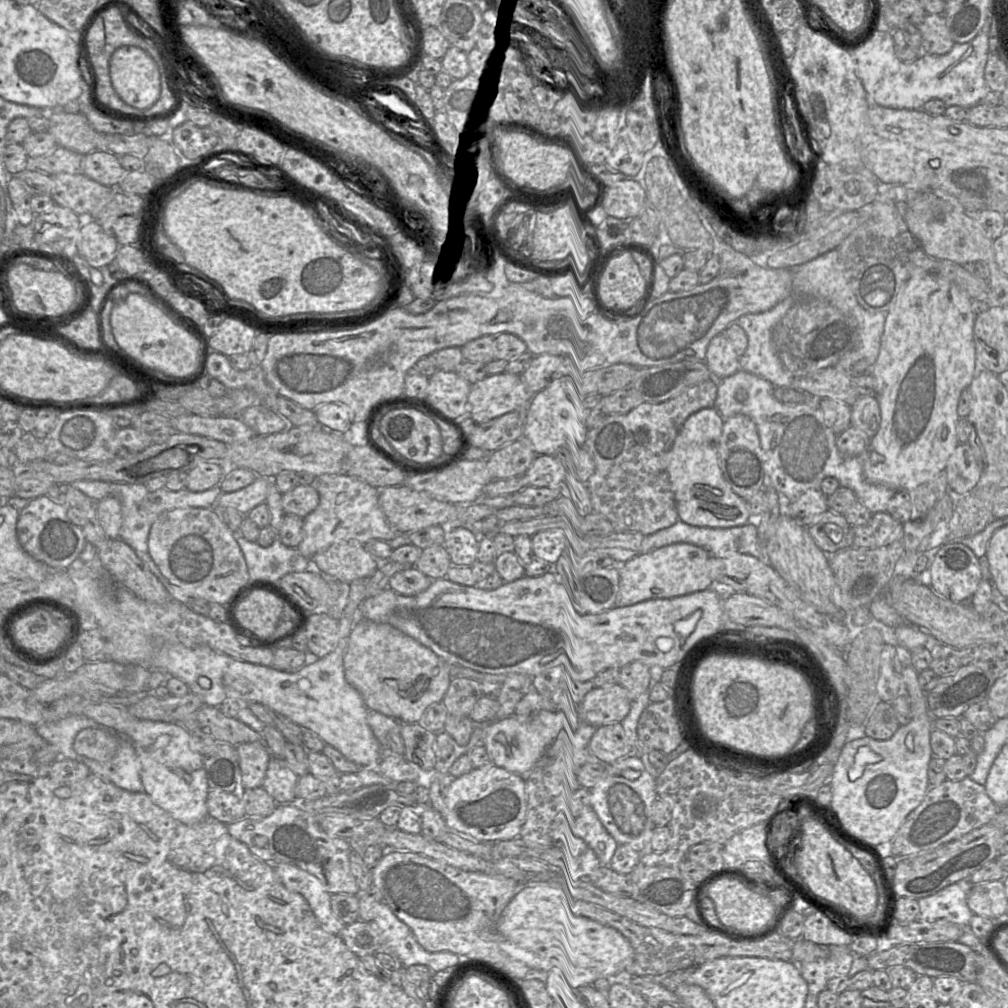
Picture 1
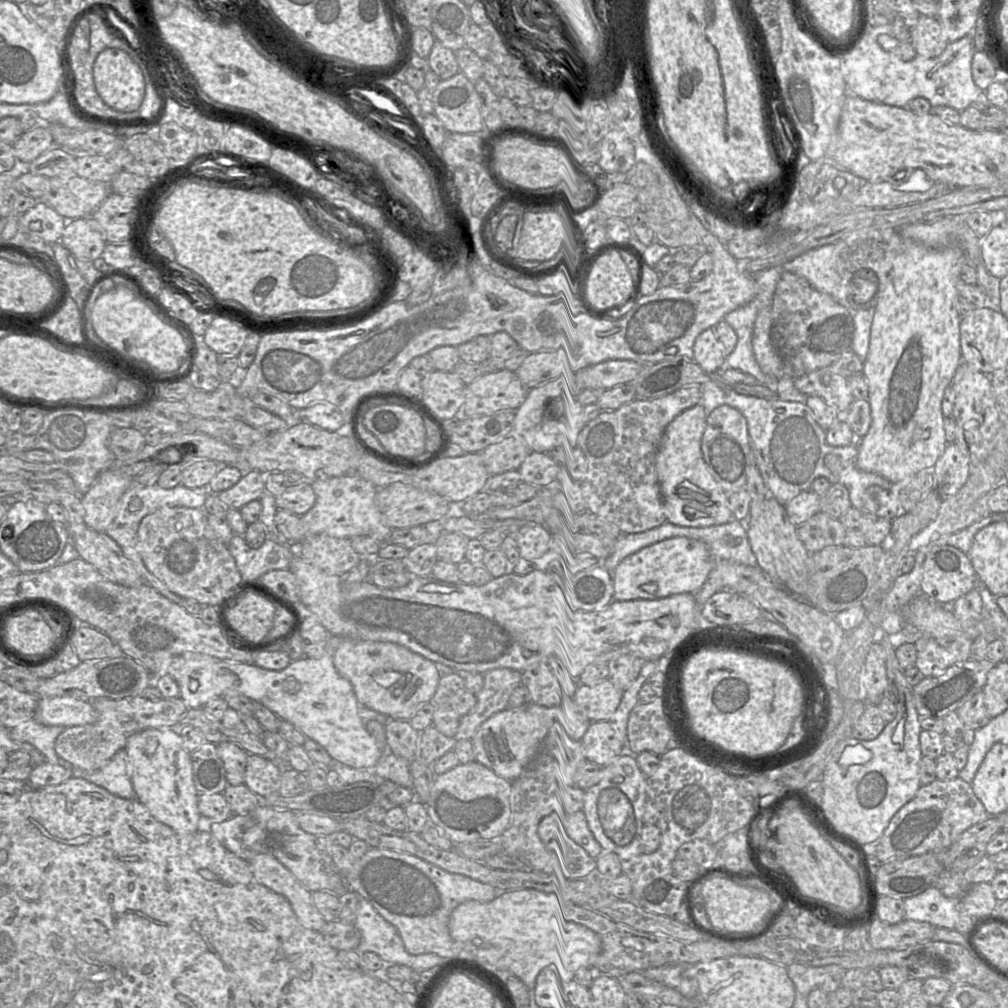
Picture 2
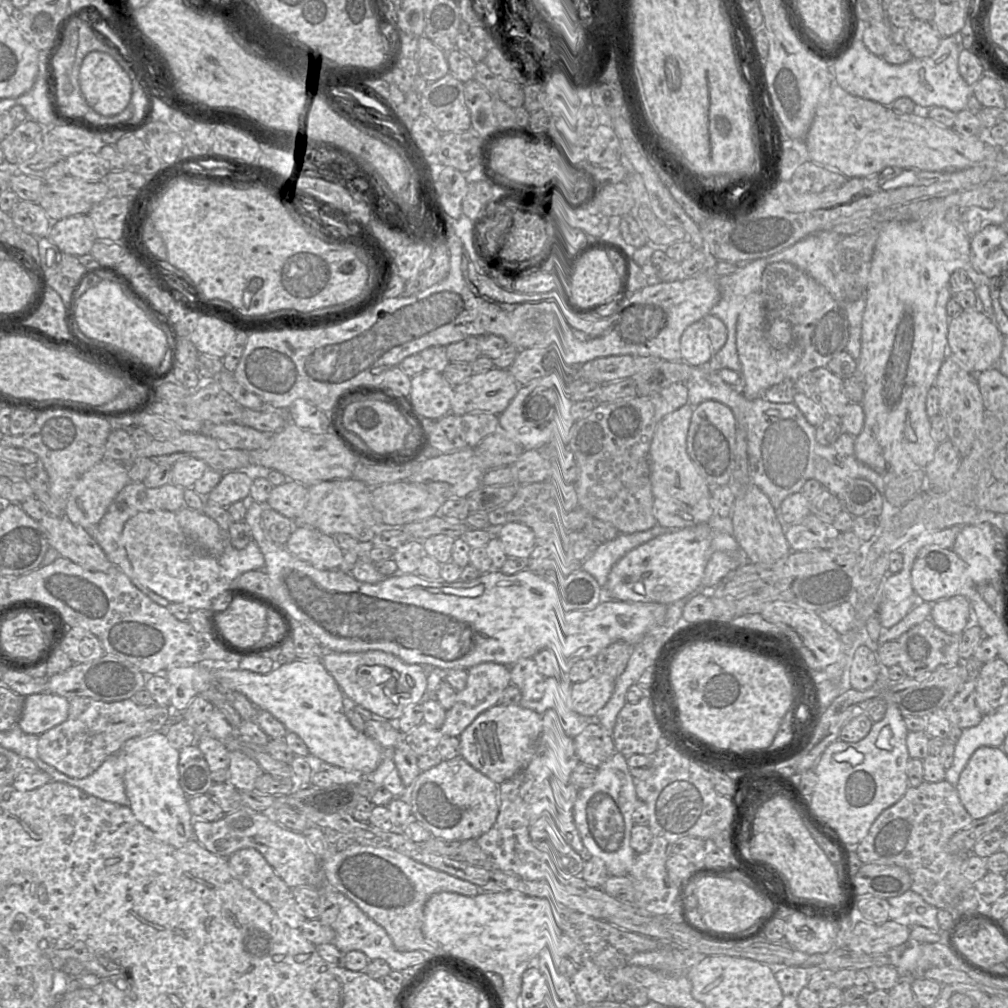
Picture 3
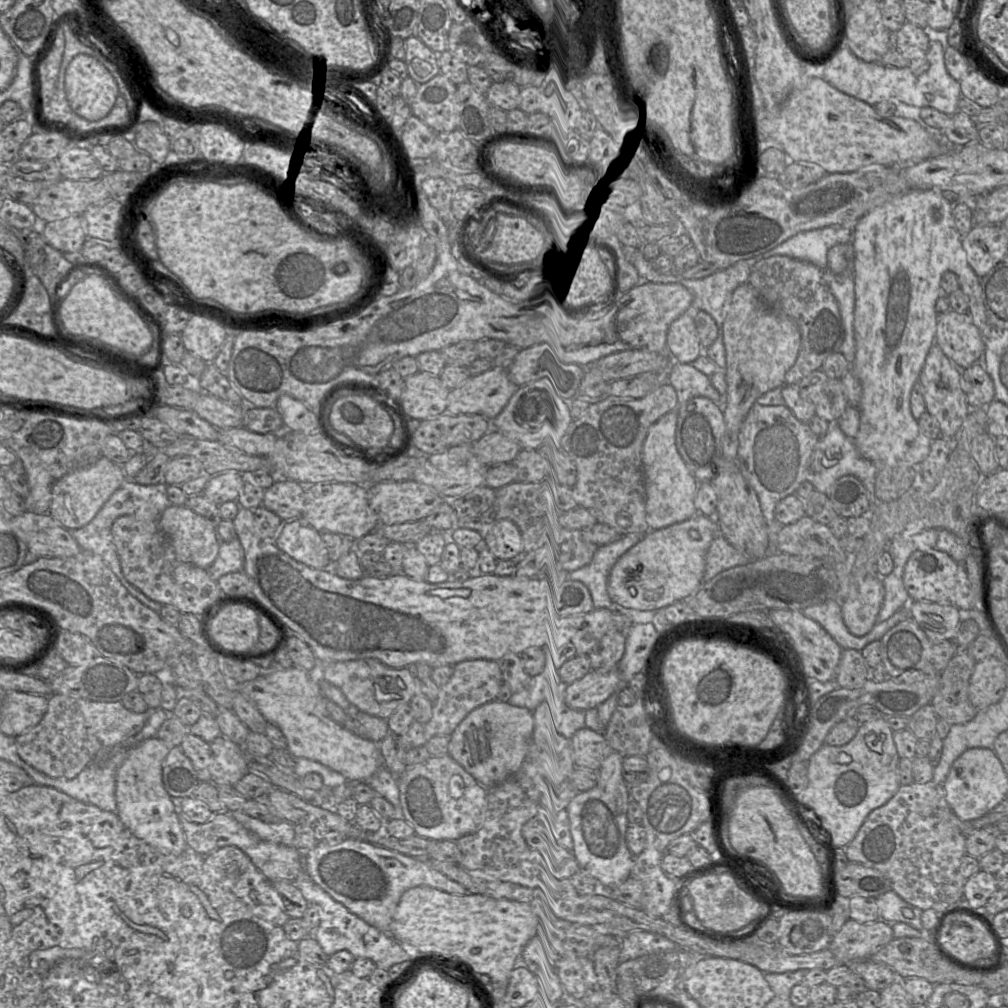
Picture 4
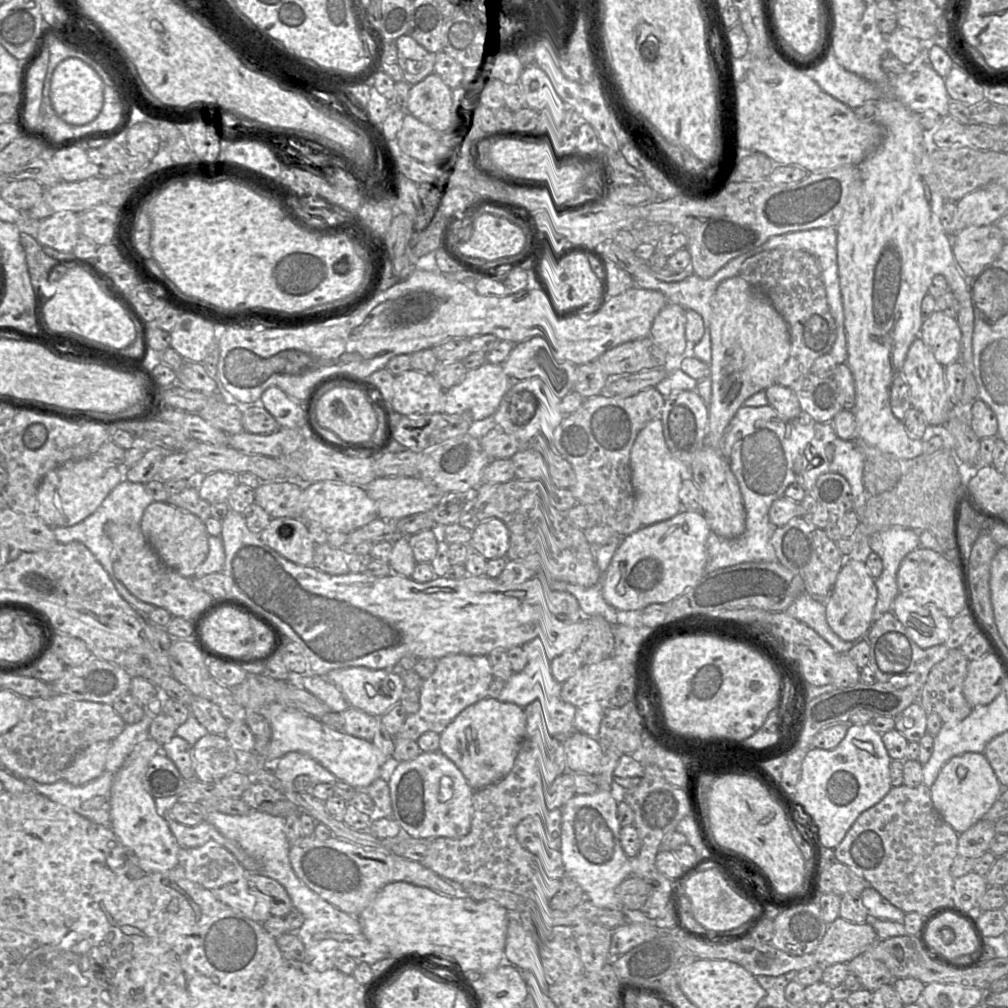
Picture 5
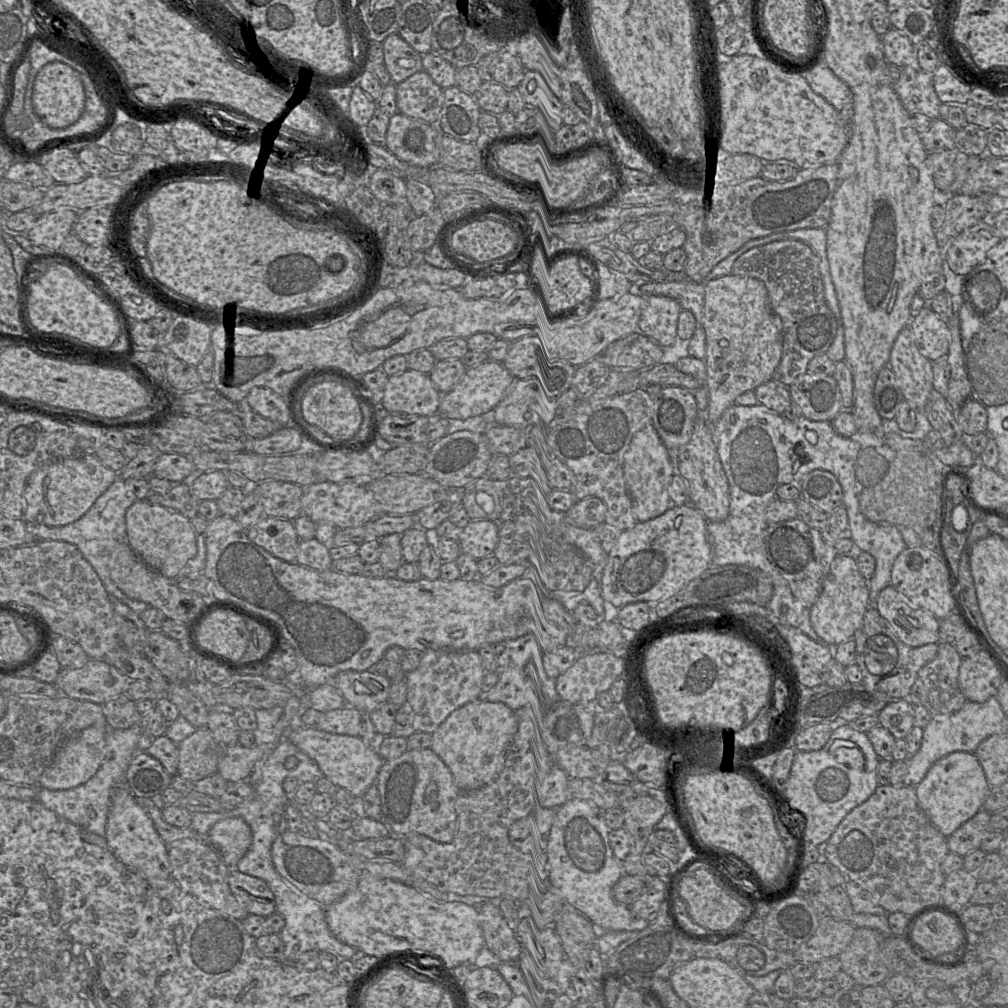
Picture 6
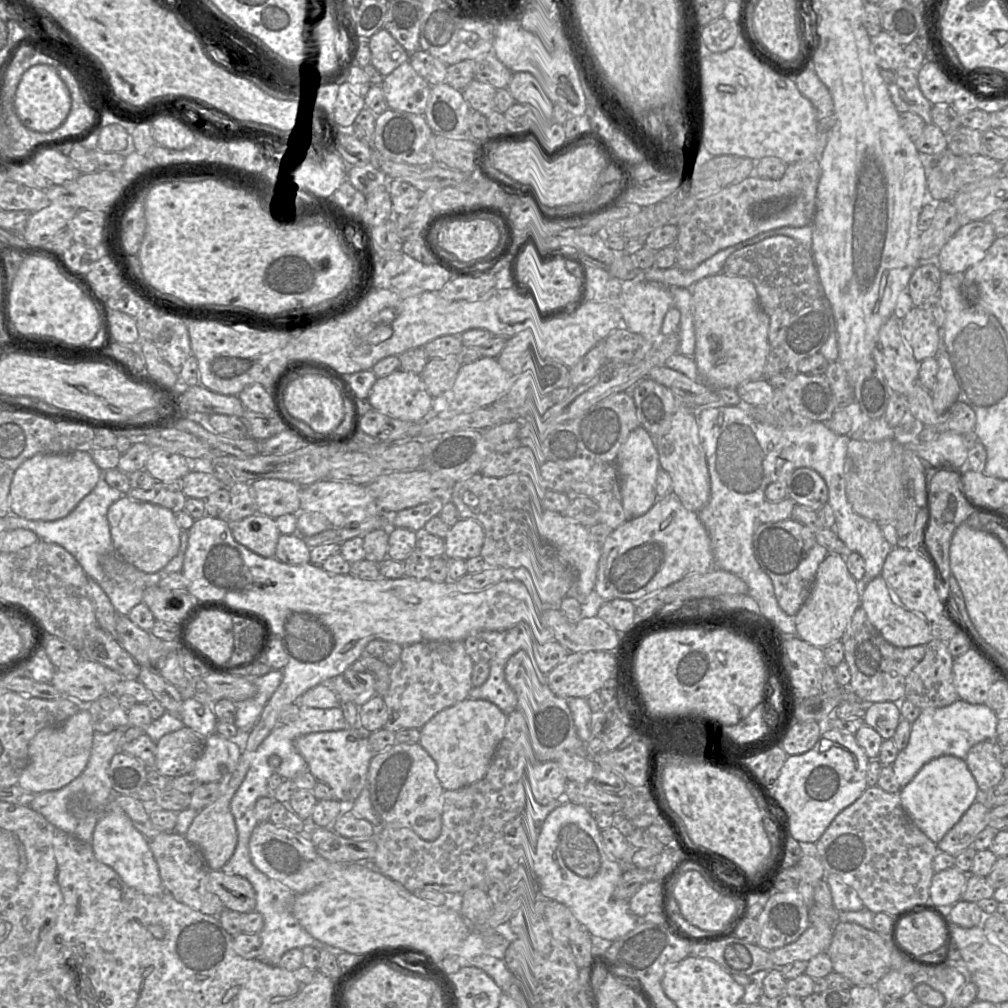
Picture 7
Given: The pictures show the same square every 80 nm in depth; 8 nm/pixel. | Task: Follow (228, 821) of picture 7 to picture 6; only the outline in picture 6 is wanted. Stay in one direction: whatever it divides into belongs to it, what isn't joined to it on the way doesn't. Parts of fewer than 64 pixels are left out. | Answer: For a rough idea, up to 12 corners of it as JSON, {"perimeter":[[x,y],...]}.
{"perimeter":[[242,818],[211,827],[207,842],[235,867],[251,843]]}

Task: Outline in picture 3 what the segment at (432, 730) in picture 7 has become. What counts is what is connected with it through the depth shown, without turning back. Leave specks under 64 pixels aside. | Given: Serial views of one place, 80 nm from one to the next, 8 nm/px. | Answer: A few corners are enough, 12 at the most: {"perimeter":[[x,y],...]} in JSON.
{"perimeter":[[497,704],[462,732],[460,757],[497,784],[537,753],[542,714]]}

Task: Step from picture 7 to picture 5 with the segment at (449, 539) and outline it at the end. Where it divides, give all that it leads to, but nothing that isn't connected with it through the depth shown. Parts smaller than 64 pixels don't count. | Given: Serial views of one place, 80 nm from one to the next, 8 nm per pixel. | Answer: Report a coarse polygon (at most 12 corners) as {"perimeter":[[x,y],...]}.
{"perimeter":[[498,518],[480,521],[469,547],[487,560],[505,558],[509,530]]}

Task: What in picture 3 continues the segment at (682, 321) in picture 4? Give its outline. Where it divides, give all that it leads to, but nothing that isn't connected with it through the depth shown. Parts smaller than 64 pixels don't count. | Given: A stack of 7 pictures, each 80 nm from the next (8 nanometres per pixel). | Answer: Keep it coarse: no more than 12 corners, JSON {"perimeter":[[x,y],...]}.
{"perimeter":[[704,318],[685,329],[682,360],[694,367],[714,357]]}

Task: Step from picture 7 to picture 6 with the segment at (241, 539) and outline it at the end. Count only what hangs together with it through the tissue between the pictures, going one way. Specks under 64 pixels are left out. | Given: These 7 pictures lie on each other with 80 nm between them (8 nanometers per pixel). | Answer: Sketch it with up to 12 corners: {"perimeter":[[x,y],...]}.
{"perimeter":[[264,516],[247,536],[295,563],[300,542],[292,520]]}

